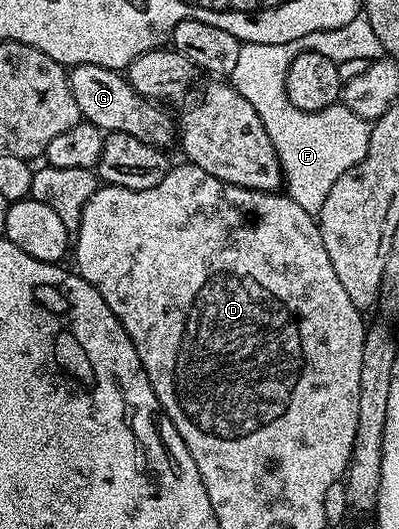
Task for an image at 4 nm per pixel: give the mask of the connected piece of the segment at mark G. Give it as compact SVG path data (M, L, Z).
M83 64L72 67L68 76L71 96L75 96L75 104L79 104L79 112L84 121L95 124L102 132L127 132L127 136L135 136L135 140L143 140L143 144L162 148L169 148L172 142L174 145L174 119L172 122L168 112L160 110L156 101L135 92L124 73L95 64Z

